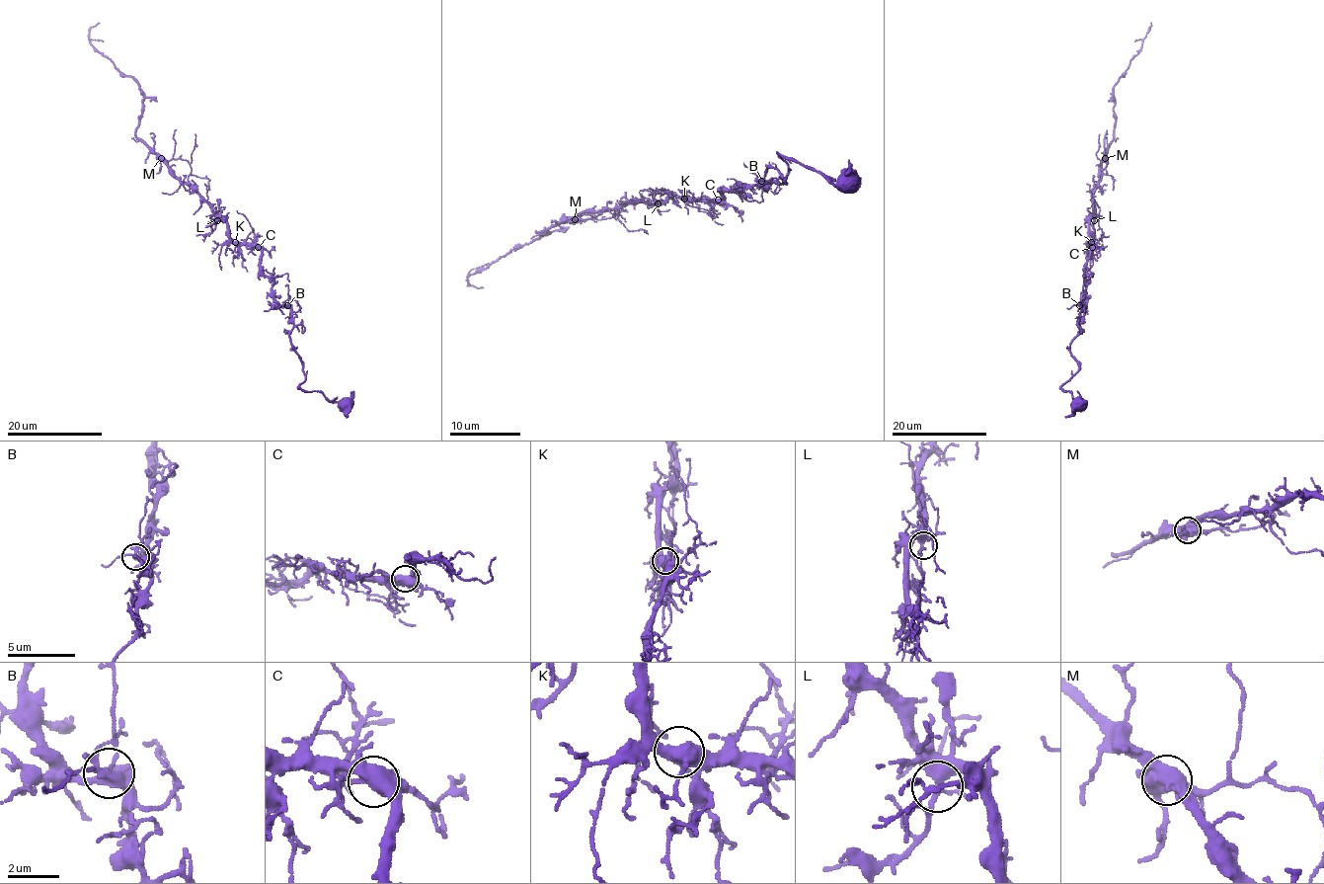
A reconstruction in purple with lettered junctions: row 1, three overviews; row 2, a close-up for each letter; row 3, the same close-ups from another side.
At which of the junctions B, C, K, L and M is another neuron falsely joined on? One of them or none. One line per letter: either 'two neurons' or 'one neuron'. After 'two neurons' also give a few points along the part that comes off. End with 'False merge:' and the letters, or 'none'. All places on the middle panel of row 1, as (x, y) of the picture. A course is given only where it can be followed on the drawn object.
B: one neuron
C: one neuron
K: one neuron
L: one neuron
M: two neurons; course (575, 219), (605, 219), (619, 214), (621, 223), (628, 230), (646, 232)
False merge: M

